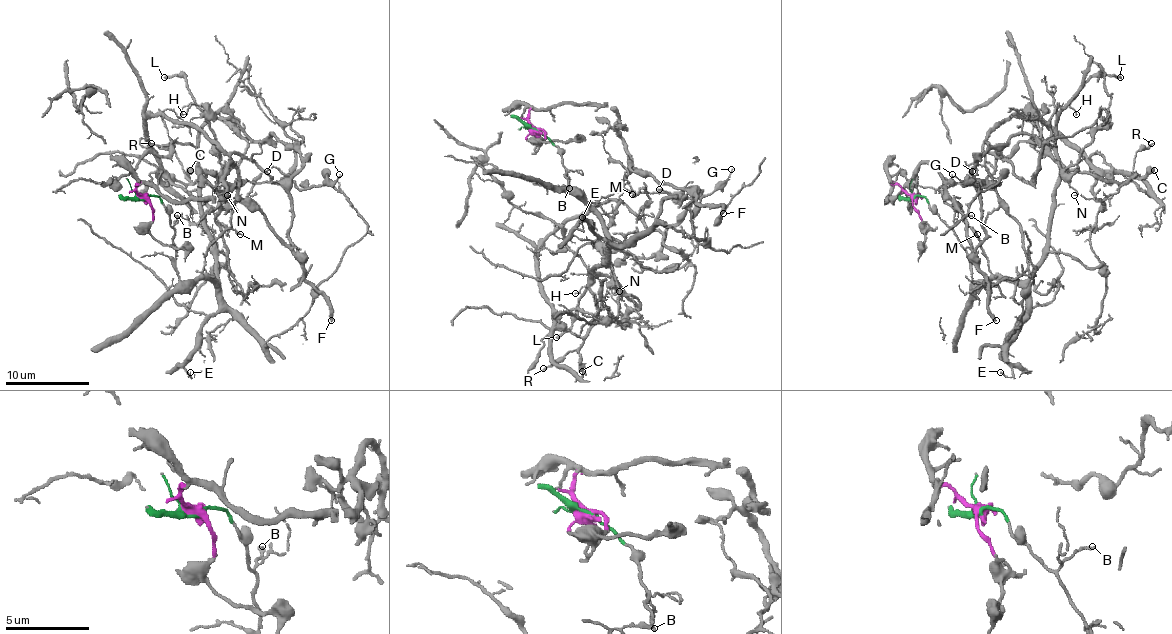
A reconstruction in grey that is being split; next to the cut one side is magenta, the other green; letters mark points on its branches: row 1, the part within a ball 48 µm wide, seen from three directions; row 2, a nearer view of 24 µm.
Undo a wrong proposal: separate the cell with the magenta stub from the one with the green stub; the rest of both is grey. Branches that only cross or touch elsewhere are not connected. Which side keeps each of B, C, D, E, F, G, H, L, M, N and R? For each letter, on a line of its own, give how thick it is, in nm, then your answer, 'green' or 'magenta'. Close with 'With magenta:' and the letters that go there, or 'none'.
B: 160 nm | green
C: 550 nm | green
D: 130 nm | magenta
E: 110 nm | green
F: 320 nm | magenta
G: 80 nm | magenta
H: 130 nm | green
L: 240 nm | green
M: 170 nm | green
N: 130 nm | magenta
R: 150 nm | green
With magenta: D, F, G, N

